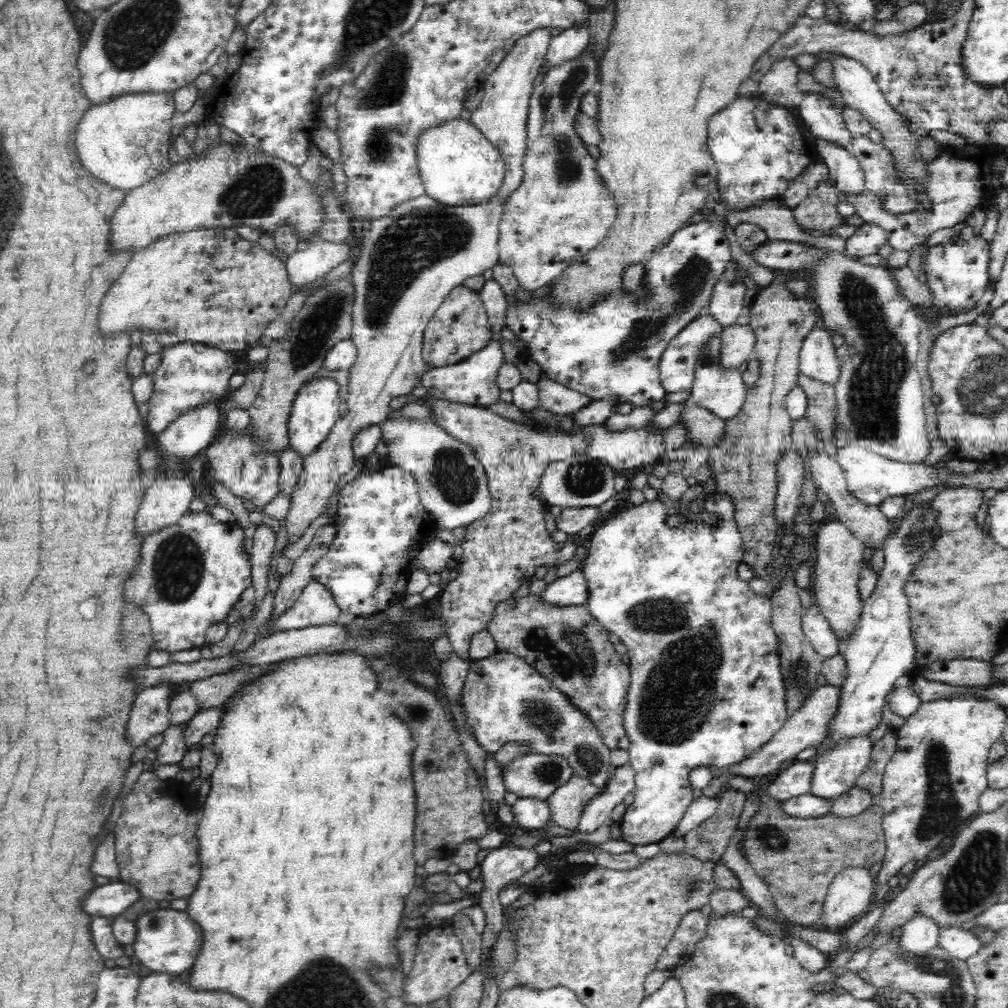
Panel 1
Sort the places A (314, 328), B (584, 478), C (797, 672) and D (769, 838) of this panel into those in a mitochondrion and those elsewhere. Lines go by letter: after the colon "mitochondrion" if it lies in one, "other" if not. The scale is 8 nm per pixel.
A: mitochondrion
B: mitochondrion
C: mitochondrion
D: mitochondrion

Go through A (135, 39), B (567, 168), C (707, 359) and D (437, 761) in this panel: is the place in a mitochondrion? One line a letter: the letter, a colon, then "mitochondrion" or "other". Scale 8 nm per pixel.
A: mitochondrion
B: mitochondrion
C: mitochondrion
D: mitochondrion

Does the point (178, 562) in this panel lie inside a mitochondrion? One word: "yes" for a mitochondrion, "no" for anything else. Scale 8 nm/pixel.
yes

